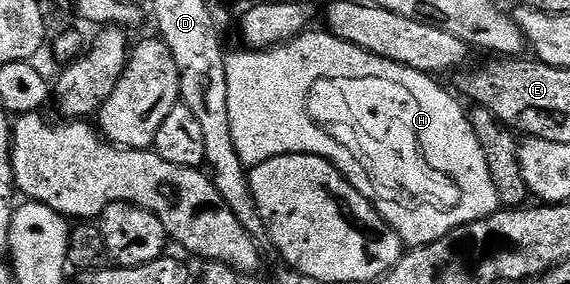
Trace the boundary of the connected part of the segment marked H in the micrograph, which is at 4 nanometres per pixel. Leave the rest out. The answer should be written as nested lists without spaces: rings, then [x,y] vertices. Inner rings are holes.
[[[306,31],[301,36],[286,41],[284,45],[274,45],[263,50],[245,47],[242,48],[242,53],[230,52],[226,56],[227,111],[231,115],[231,139],[235,139],[235,151],[239,151],[239,159],[246,167],[252,167],[263,163],[267,159],[275,159],[279,155],[287,155],[288,153],[310,153],[316,157],[324,158],[343,155],[339,159],[336,158],[337,169],[345,174],[345,177],[368,201],[373,203],[379,216],[397,232],[402,242],[409,247],[430,245],[439,239],[447,237],[450,231],[457,229],[461,225],[470,225],[473,221],[481,221],[485,217],[490,217],[492,213],[498,212],[499,202],[495,191],[495,183],[491,183],[491,171],[487,171],[487,159],[483,159],[479,139],[475,139],[475,131],[469,122],[469,113],[467,109],[464,109],[466,106],[452,92],[449,94],[437,82],[440,80],[434,79],[430,74],[409,69],[406,65],[400,65],[394,61],[371,55],[351,43],[340,41],[338,37],[333,36],[328,31],[322,31],[322,33],[313,32]],[[314,101],[325,104],[329,109],[319,111],[313,109]],[[348,105],[349,113],[341,113],[341,109],[347,108]],[[425,181],[427,183],[431,181],[431,185],[437,189],[437,191],[433,191],[435,197],[431,197],[431,193],[429,195],[425,193],[425,191],[429,191],[427,187],[431,187],[431,185],[425,185]],[[445,183],[451,183],[455,195],[445,195]]]

